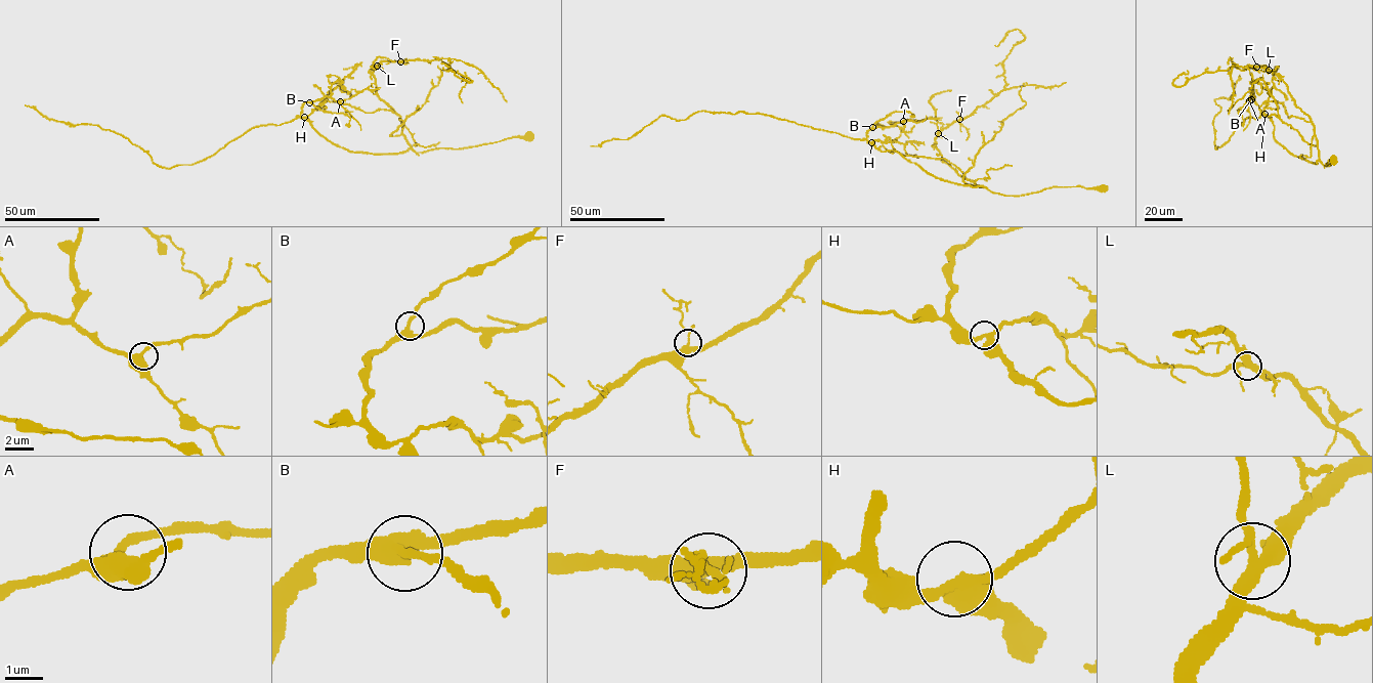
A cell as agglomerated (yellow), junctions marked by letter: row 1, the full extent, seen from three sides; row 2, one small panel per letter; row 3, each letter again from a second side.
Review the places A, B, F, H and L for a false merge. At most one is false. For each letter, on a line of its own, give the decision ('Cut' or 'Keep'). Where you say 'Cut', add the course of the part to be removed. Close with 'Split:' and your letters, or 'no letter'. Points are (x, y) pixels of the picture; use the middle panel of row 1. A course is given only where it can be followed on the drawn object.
A: Keep
B: Keep
F: Keep
H: Keep
L: Keep
Split: no letter

